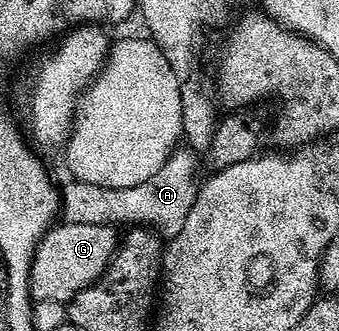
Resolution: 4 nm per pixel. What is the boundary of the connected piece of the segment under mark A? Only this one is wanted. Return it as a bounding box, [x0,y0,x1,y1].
[60,147,199,228]

